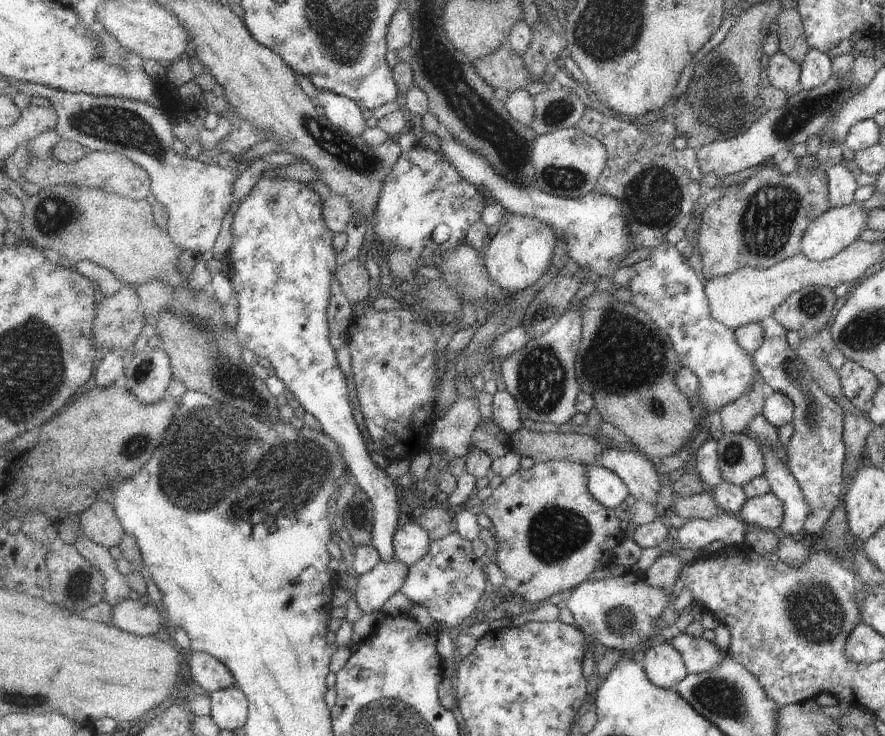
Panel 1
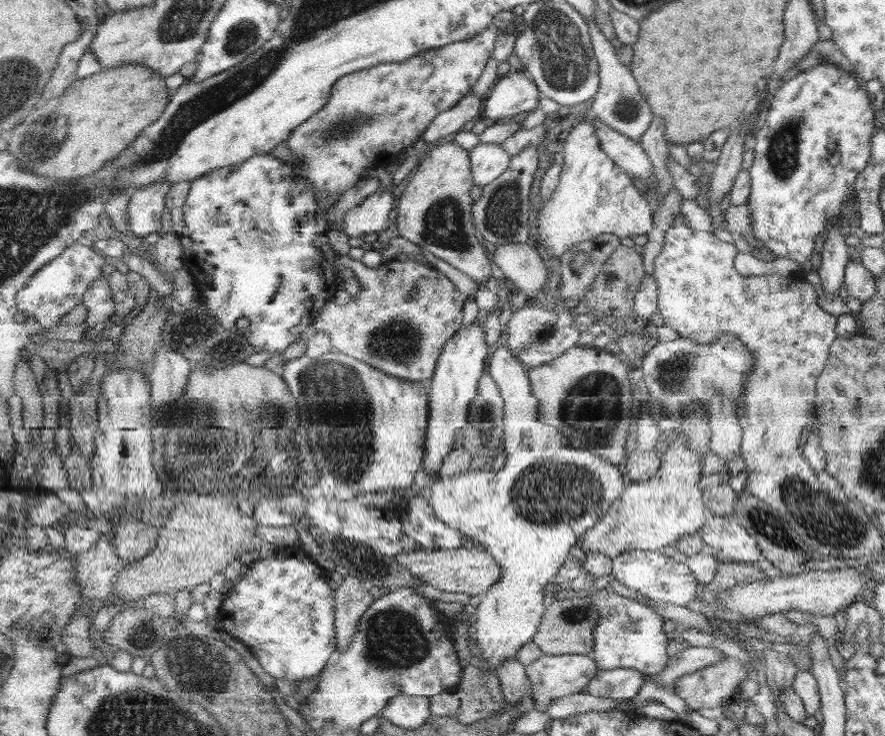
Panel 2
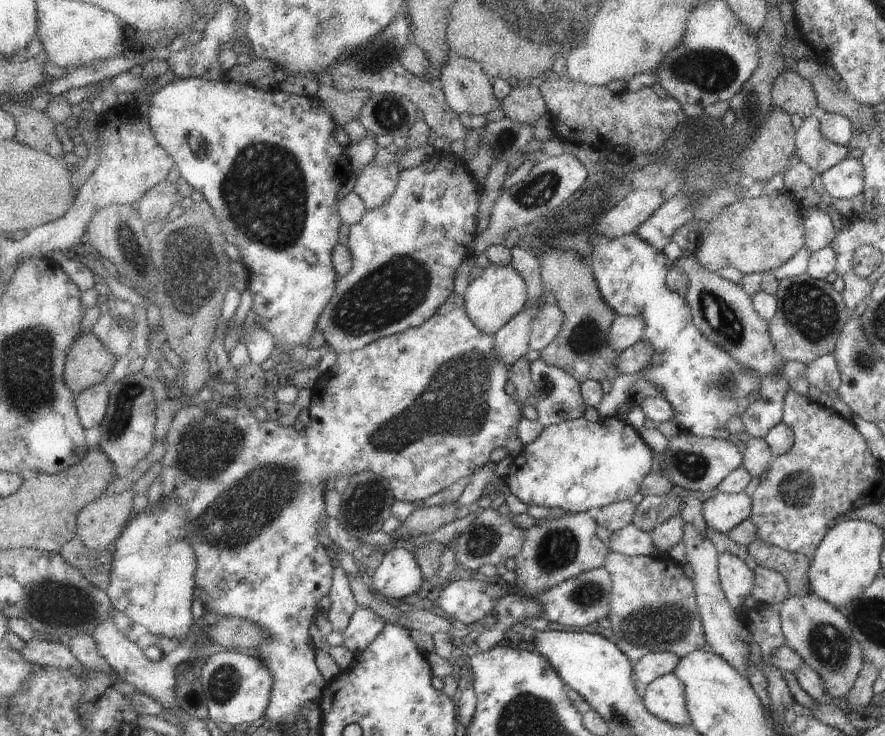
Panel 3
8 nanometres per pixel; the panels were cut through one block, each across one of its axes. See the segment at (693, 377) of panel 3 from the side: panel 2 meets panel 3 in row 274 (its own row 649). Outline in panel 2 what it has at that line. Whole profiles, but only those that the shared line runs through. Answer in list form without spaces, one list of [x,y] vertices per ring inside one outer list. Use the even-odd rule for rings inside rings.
[[[609,588],[591,592],[588,599],[600,614],[599,624],[594,632],[594,652],[589,654],[599,664],[599,669],[635,669],[651,678],[666,670],[670,660],[667,646],[671,635],[663,631],[664,618],[657,611]]]

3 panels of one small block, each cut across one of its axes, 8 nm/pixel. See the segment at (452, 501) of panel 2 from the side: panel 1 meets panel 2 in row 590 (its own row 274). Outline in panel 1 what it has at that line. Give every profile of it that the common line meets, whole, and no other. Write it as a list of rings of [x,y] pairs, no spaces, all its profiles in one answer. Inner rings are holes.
[[[510,213],[502,220],[495,236],[485,249],[485,264],[489,270],[489,276],[495,284],[508,289],[509,293],[515,294],[535,284],[543,274],[549,270],[553,256],[557,232],[547,222],[532,218],[531,216]]]

